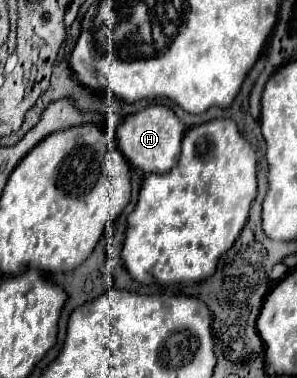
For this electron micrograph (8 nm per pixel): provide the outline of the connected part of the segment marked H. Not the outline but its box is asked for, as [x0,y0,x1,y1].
[118,104,184,174]

